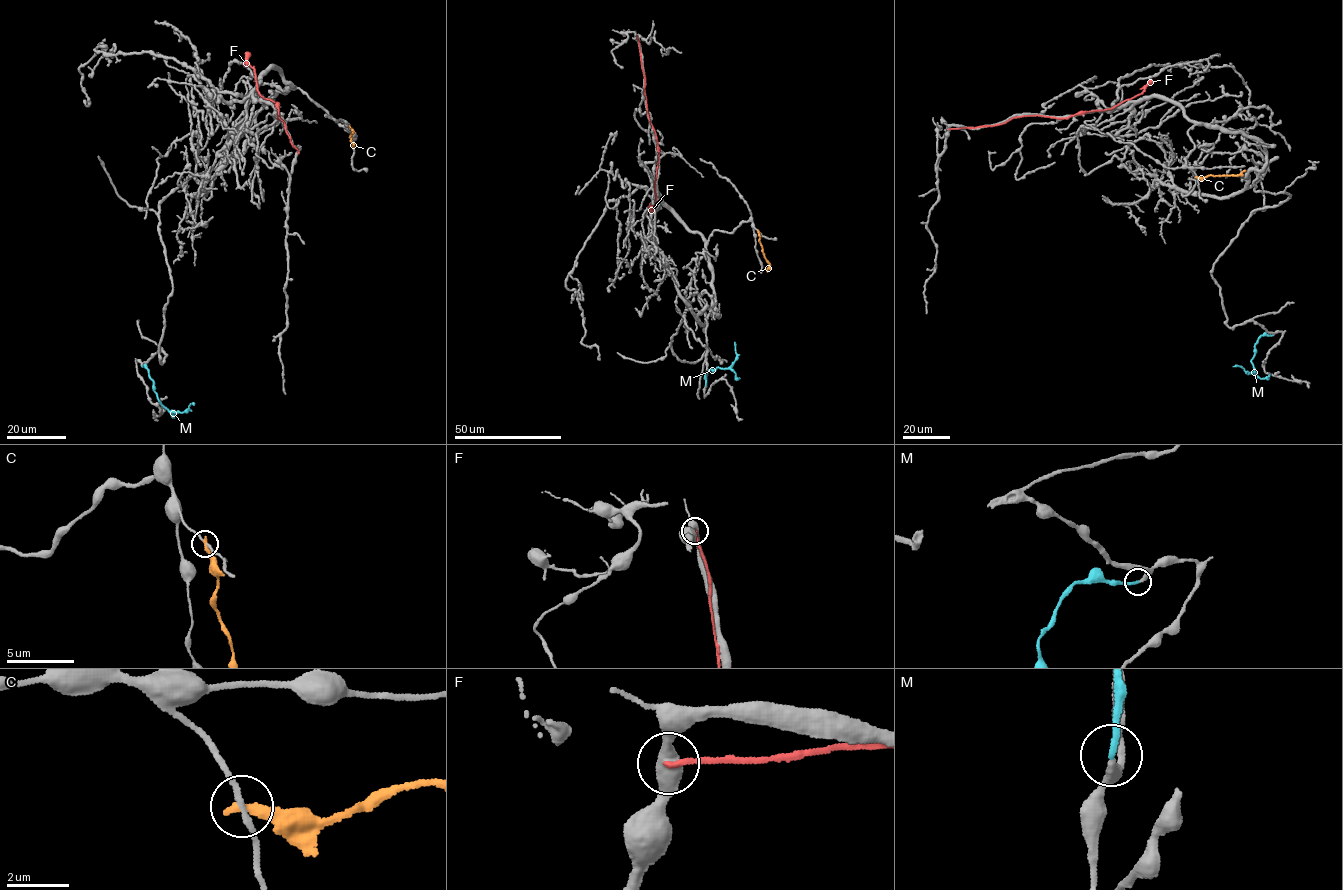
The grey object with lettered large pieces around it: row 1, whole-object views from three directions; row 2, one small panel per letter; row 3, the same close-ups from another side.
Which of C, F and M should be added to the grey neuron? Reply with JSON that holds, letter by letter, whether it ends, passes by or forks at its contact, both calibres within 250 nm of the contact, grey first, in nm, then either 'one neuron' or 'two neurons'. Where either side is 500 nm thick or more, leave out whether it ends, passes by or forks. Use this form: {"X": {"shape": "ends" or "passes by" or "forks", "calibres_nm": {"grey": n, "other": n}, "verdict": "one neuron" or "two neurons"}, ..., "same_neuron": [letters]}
{"C": {"shape": "ends", "calibres_nm": {"grey": 170, "other": 300}, "verdict": "two neurons"}, "F": {"shape": "ends", "calibres_nm": {"grey": 460, "other": 150}, "verdict": "two neurons"}, "M": {"shape": "ends", "calibres_nm": {"grey": 320, "other": 220}, "verdict": "one neuron"}, "same_neuron": ["M"]}

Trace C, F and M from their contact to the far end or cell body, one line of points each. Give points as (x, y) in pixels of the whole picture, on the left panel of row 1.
C: (353, 144), (350, 137), (353, 132), (348, 125)
F: (298, 153), (284, 124), (277, 118), (276, 103), (260, 95), (257, 89), (254, 71), (246, 60), (248, 52)
M: (142, 366), (146, 367), (153, 381), (158, 401), (169, 411), (183, 413), (194, 405)

